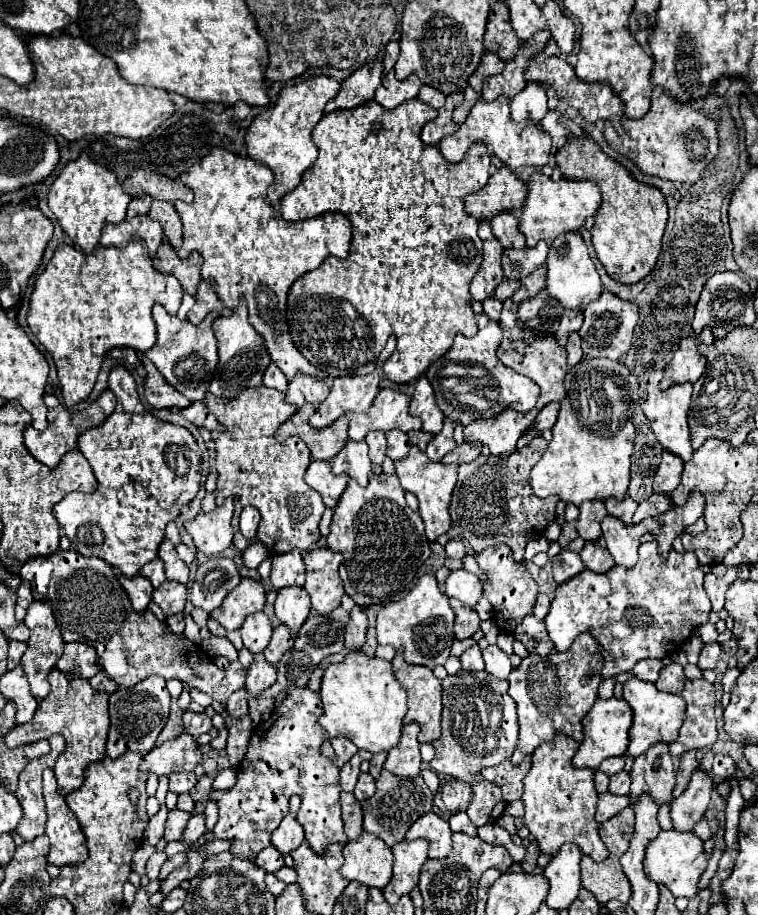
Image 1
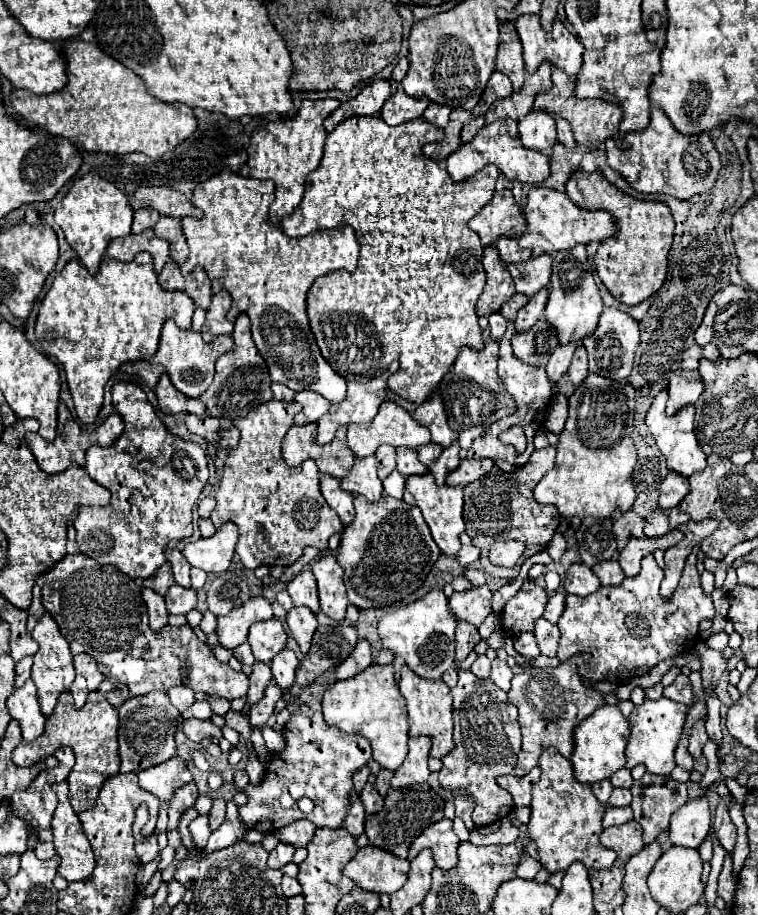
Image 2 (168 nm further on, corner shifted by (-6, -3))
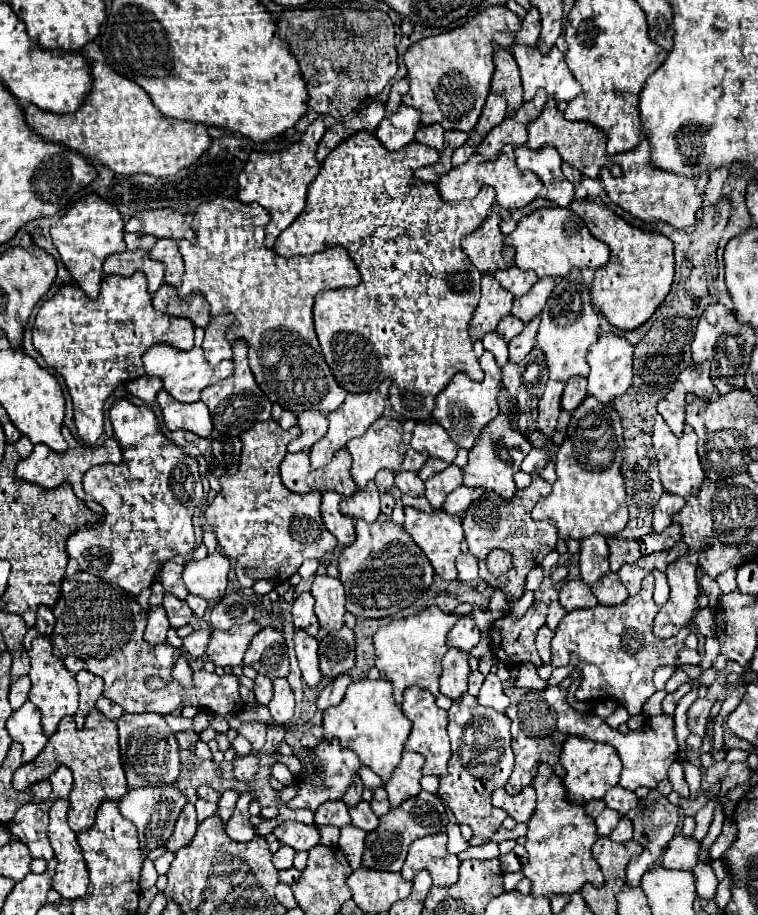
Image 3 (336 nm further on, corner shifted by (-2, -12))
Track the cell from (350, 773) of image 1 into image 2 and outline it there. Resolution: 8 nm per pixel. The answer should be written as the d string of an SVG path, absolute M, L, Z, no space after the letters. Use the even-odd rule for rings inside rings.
M367 765L355 771L355 775L353 775L353 791L355 791L355 793L361 793L361 789L363 789L365 783L367 783L367 777L369 777L369 767L367 767Z

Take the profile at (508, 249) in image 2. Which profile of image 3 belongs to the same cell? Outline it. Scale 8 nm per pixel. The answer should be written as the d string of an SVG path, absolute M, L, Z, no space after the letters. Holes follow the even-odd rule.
M515 266L505 268L505 270L497 270L497 272L493 272L493 276L513 296L523 296L537 282L537 274L533 270L521 270Z

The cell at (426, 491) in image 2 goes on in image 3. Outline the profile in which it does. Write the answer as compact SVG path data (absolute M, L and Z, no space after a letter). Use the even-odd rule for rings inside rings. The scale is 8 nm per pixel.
M405 506L405 530L413 536L413 540L421 546L421 550L427 554L431 560L431 566L443 580L455 580L457 570L455 570L455 558L461 554L459 542L463 540L463 528L461 528L461 516L459 514L447 514L445 510L433 510L433 512L423 512L413 506Z

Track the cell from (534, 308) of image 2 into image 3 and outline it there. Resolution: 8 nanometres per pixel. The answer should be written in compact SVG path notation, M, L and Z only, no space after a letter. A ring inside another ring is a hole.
M535 316L535 318L523 328L523 332L509 342L509 360L511 360L511 362L521 362L521 360L531 352L531 348L535 346L535 334L537 334L539 322L541 322L541 316Z

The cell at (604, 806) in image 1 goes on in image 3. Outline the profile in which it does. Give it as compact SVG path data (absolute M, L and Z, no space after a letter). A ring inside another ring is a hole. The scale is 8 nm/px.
M623 816L623 818L619 820L617 828L609 834L609 838L611 838L613 842L627 842L627 840L633 838L633 826L631 826L631 822L629 822L627 816Z

